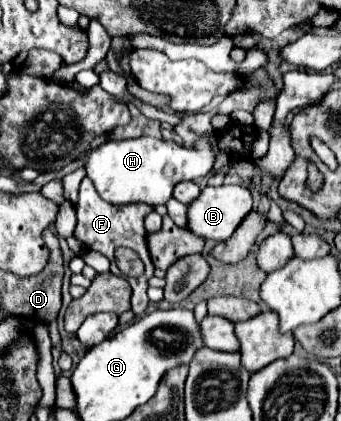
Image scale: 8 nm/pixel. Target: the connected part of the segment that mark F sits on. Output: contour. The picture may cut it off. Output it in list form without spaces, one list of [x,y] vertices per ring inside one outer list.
[[[83,178],[81,188],[79,188],[79,200],[75,204],[75,214],[77,214],[77,226],[75,226],[75,238],[89,250],[95,250],[103,256],[107,256],[111,260],[111,272],[119,274],[119,268],[113,262],[113,250],[117,246],[125,246],[131,248],[139,254],[139,258],[145,264],[145,274],[139,278],[127,278],[131,288],[133,288],[133,296],[131,296],[131,306],[135,316],[141,316],[149,304],[147,298],[147,280],[153,276],[153,262],[149,258],[149,252],[145,248],[145,228],[143,228],[143,218],[151,212],[153,208],[149,208],[149,204],[125,204],[125,206],[113,206],[105,200],[101,200],[101,196],[97,196],[97,190],[93,188],[93,182],[89,178]]]

